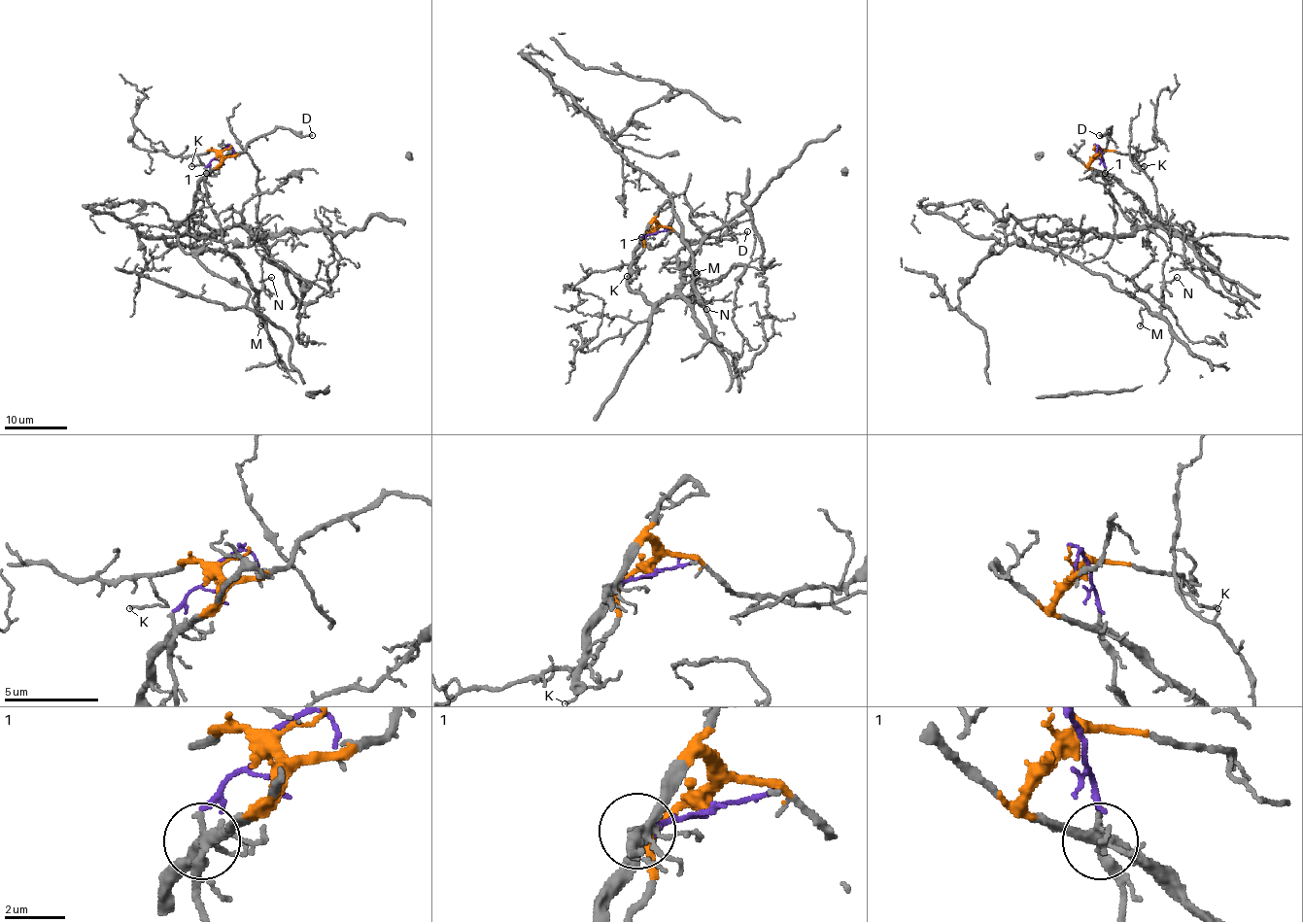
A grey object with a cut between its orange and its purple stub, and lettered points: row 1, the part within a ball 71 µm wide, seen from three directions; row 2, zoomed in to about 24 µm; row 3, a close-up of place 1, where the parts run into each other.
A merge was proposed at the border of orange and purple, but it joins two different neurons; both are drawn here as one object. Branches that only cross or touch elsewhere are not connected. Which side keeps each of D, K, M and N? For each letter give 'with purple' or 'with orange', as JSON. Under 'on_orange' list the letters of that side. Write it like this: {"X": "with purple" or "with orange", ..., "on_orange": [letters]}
{"D": "with orange", "K": "with orange", "M": "with purple", "N": "with purple", "on_orange": ["D", "K"]}

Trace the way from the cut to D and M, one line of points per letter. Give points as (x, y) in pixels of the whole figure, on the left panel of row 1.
D: (220, 153), (239, 155), (247, 146), (277, 128), (295, 131), (300, 136), (311, 135)
M: (220, 152), (206, 168), (206, 196), (224, 249), (257, 290), (264, 310), (260, 325)

